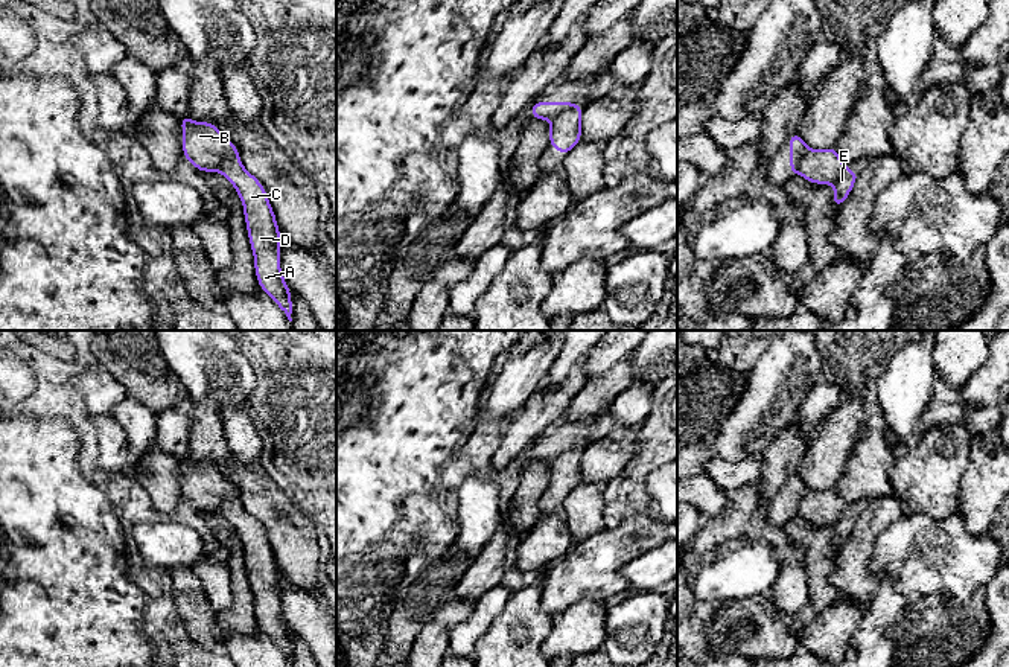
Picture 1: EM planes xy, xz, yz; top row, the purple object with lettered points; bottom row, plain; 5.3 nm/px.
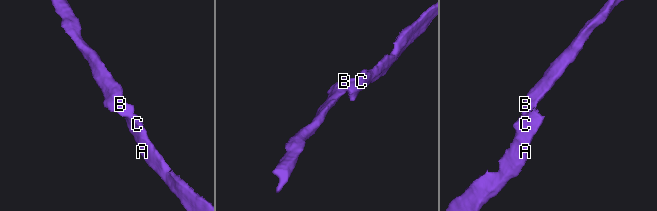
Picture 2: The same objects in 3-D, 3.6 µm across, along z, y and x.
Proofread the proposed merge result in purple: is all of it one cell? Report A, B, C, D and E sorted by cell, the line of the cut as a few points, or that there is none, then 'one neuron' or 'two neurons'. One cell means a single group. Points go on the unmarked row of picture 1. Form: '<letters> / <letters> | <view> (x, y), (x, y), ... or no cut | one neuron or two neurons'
A C D E / B | xz (582, 448), (569, 448), (550, 462) | two neurons

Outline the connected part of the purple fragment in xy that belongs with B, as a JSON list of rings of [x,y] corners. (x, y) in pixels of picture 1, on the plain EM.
[[[181,458],[183,496],[201,513],[218,513],[225,499],[239,499],[239,490],[210,463]]]

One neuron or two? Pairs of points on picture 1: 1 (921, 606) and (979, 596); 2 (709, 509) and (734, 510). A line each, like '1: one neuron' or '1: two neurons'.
1: one neuron
2: two neurons

